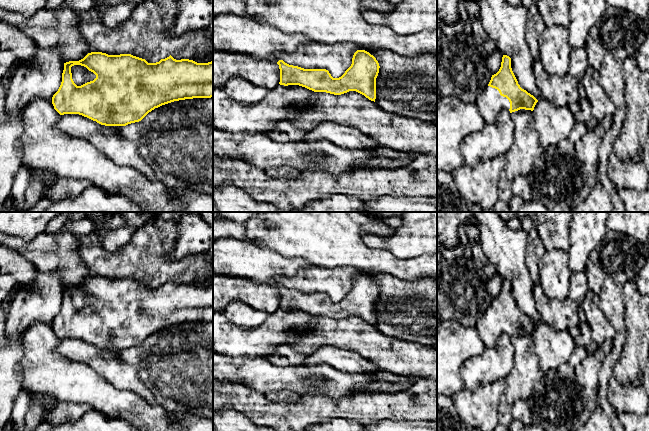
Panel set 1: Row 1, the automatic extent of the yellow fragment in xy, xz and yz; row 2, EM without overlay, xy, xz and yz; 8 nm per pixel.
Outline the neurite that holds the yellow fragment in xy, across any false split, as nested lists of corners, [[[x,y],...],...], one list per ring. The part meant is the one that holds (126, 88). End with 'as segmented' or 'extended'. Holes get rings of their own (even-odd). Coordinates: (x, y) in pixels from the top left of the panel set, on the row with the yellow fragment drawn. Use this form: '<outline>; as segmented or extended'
[[[91,52],[88,53],[83,59],[79,61],[69,61],[64,63],[64,70],[62,73],[62,82],[58,89],[58,91],[52,97],[52,104],[54,109],[60,114],[79,114],[84,117],[87,117],[97,123],[105,126],[126,126],[131,123],[141,121],[149,112],[158,108],[162,105],[179,101],[185,99],[193,99],[193,98],[211,98],[213,97],[213,61],[208,63],[197,63],[193,60],[189,59],[181,59],[176,60],[171,55],[165,59],[161,59],[159,62],[156,63],[148,63],[145,59],[133,56],[131,54],[120,54],[120,55],[108,55],[102,52]],[[74,65],[81,65],[86,67],[89,71],[93,72],[96,75],[96,78],[93,81],[87,82],[81,86],[77,86],[73,79],[71,73],[71,67]]]; as segmented

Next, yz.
[[[503,55],[499,71],[492,75],[488,86],[475,100],[475,104],[478,106],[486,124],[493,123],[497,115],[503,109],[508,110],[510,113],[520,109],[533,111],[537,102],[538,100],[533,95],[522,89],[518,84],[518,81],[511,68],[511,58],[507,55]]]; extended

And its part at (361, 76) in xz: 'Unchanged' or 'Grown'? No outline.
Grown

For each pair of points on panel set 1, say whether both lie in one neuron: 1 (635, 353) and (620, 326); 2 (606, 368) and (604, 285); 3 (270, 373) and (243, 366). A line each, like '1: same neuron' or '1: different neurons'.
1: different neurons
2: same neuron
3: same neuron

